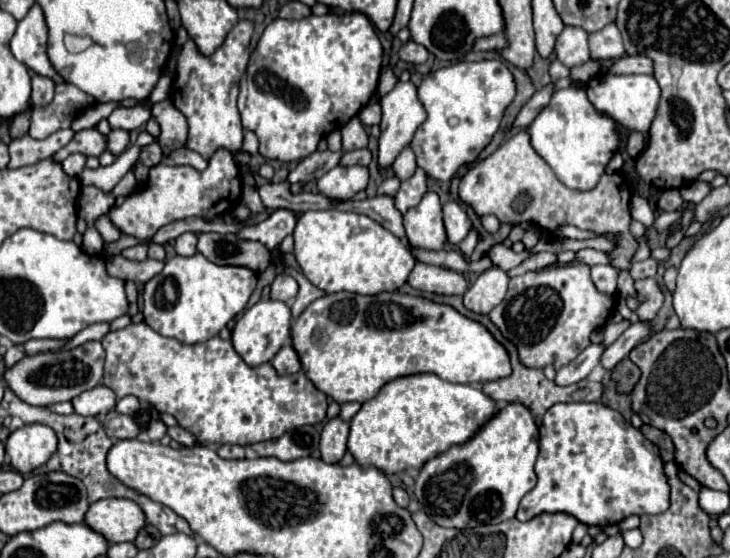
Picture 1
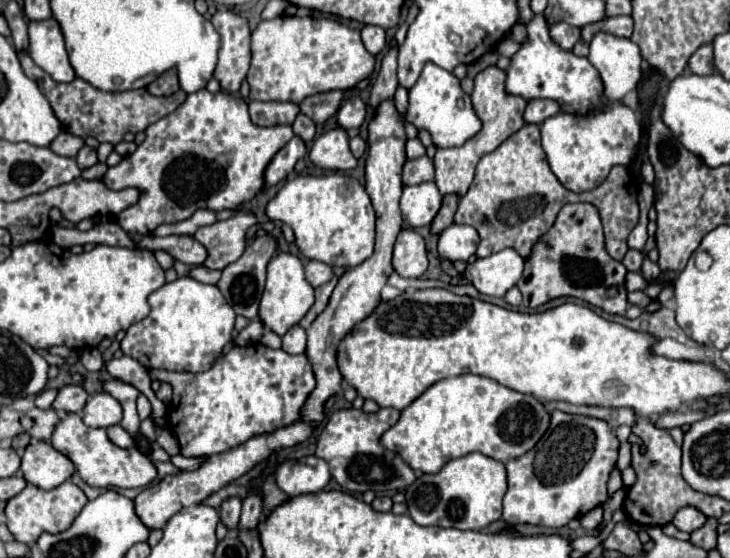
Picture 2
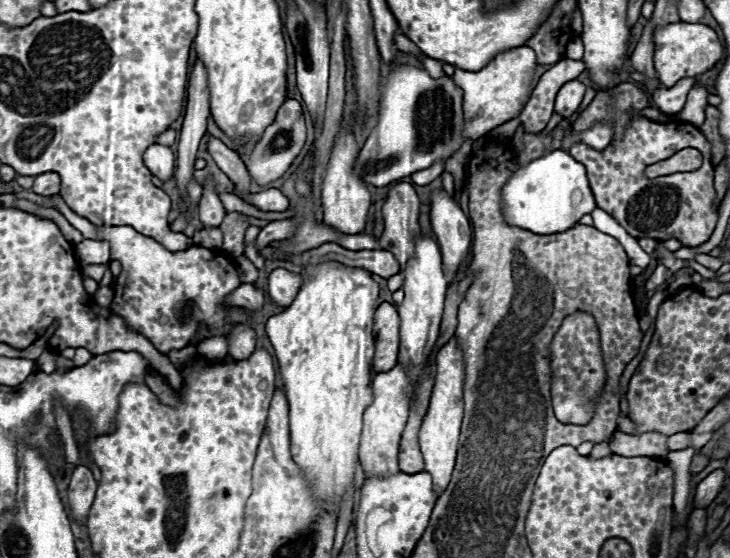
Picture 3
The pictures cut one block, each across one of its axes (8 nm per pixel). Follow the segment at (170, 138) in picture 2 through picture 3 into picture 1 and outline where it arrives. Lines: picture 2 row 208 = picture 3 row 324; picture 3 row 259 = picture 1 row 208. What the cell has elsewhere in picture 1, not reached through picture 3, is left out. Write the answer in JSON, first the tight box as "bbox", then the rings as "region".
{"bbox":[110,150,242,240],"region":[[[218,150],[204,172],[198,172],[190,166],[154,166],[148,176],[146,190],[128,196],[124,204],[110,208],[110,222],[126,236],[134,236],[138,240],[148,240],[154,232],[174,220],[182,220],[188,216],[202,216],[206,220],[232,212],[240,202],[242,180],[238,178],[238,166],[232,160],[228,150]]]}

